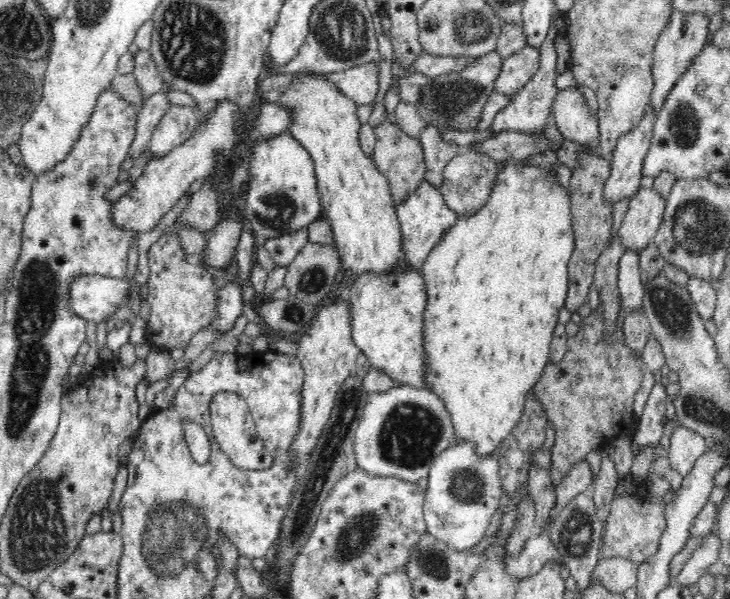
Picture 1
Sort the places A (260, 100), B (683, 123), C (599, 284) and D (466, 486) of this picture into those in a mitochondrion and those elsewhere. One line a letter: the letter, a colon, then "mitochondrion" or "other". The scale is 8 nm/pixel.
A: other
B: mitochondrion
C: other
D: mitochondrion

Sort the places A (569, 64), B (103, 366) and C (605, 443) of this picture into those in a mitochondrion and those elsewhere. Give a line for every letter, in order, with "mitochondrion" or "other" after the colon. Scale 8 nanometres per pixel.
A: other
B: other
C: other

